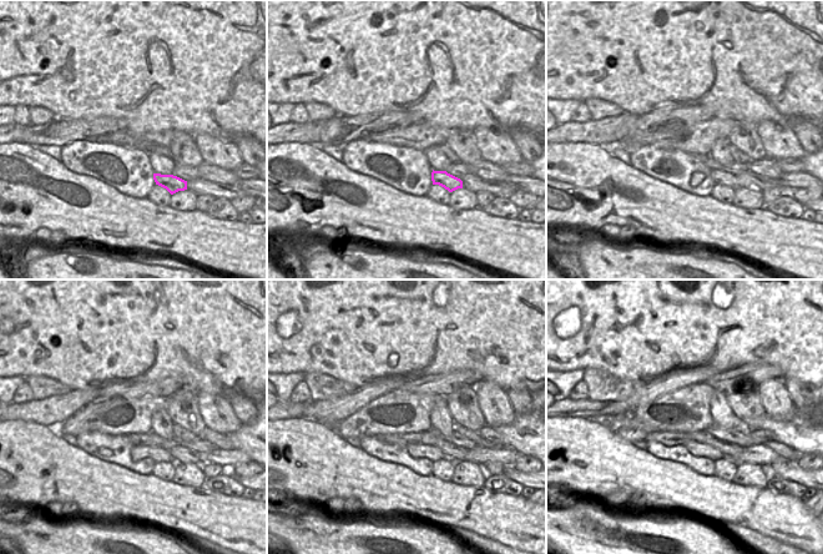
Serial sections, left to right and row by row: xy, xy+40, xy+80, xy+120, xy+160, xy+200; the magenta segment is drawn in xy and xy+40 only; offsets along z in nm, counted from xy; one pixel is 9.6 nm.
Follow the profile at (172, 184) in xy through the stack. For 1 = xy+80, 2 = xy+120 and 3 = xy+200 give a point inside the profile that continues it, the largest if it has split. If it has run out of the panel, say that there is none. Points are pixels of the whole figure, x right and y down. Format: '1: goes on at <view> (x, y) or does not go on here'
1: goes on at xy+80 (720, 177)
2: goes on at xy+120 (158, 456)
3: goes on at xy+200 (716, 454)

